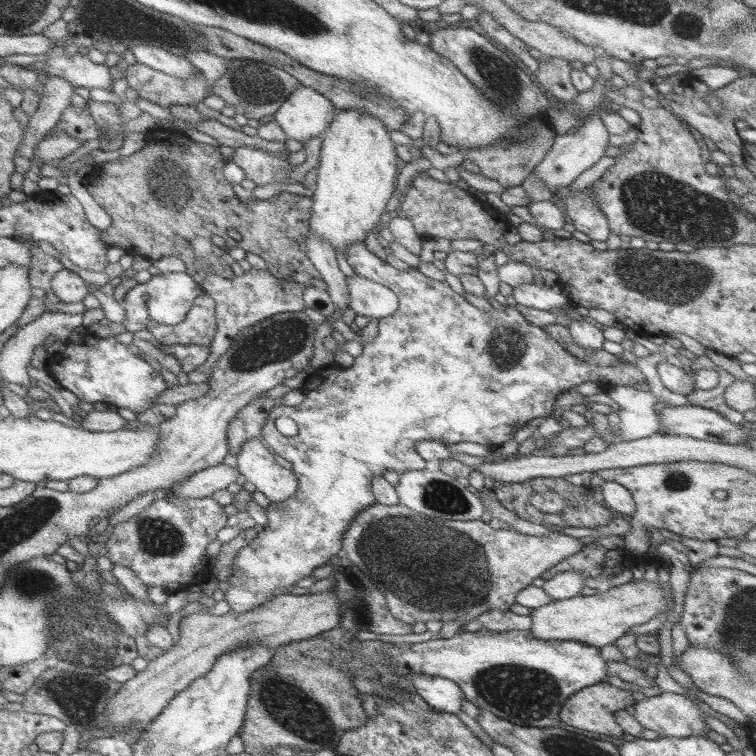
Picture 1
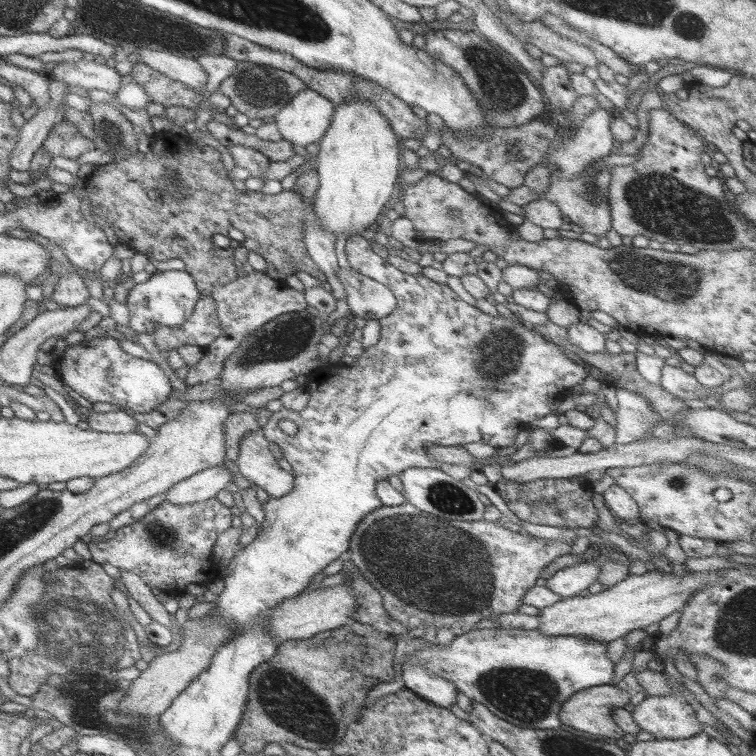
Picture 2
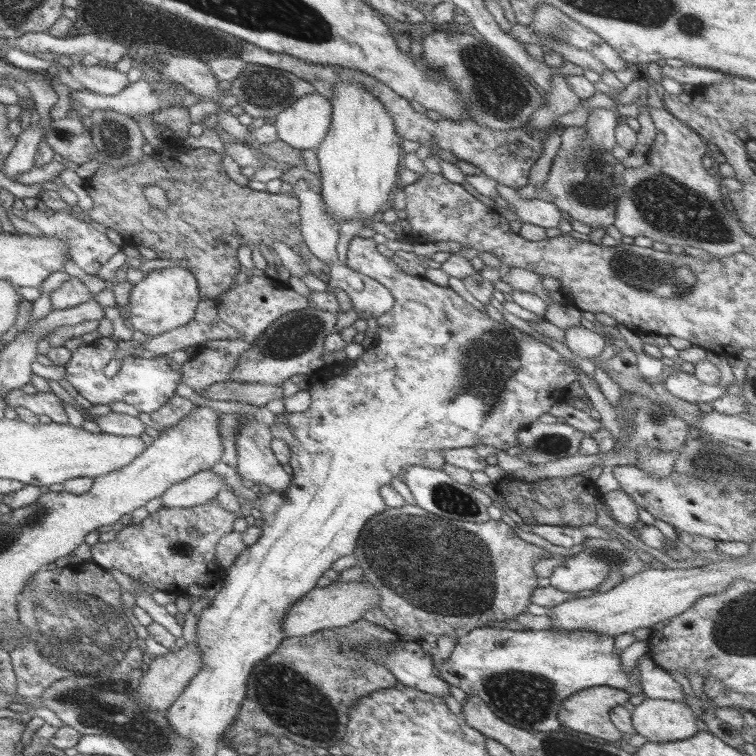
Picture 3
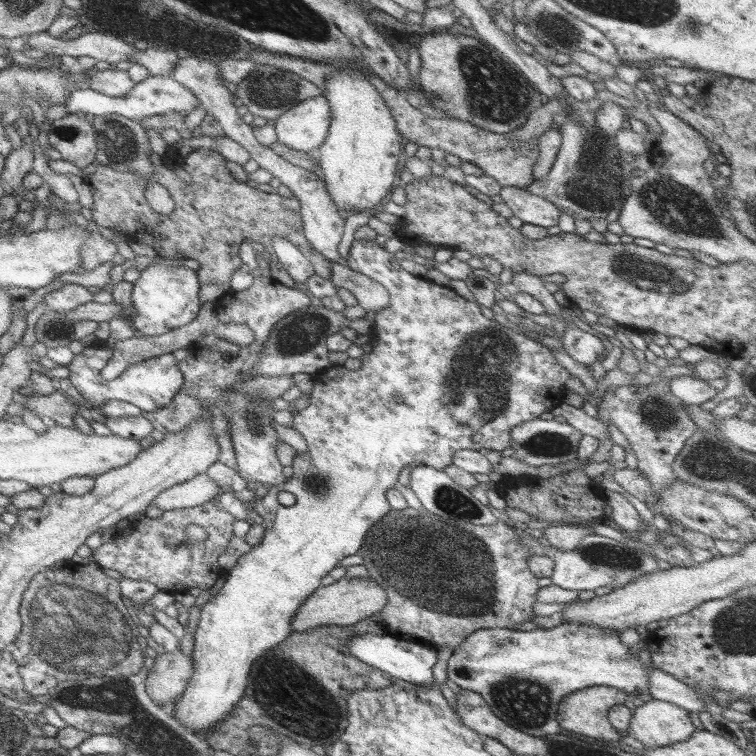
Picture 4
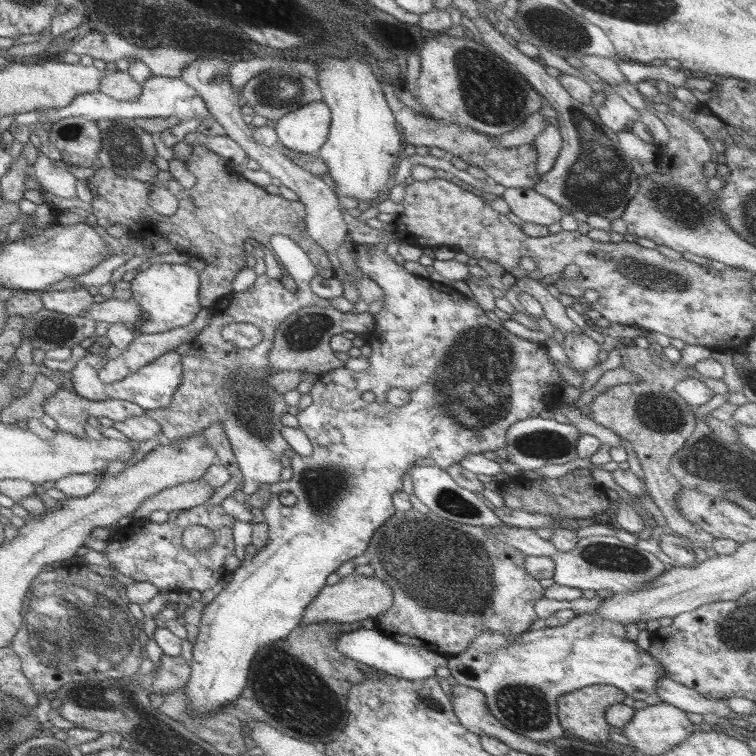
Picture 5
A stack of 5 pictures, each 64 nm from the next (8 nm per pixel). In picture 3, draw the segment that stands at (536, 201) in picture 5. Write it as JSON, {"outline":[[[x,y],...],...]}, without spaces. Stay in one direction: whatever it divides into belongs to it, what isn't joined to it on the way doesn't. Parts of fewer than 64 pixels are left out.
{"outline":[[[496,185],[499,198],[507,202],[517,221],[539,226],[543,229],[556,228],[563,213],[554,205],[539,199],[524,199],[515,189]]]}

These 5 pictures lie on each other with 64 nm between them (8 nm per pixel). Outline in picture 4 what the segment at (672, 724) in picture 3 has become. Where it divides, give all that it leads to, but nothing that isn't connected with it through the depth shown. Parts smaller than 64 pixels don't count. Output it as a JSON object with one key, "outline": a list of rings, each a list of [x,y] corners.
{"outline":[[[652,699],[632,710],[626,732],[645,749],[687,740],[695,730],[687,711]]]}

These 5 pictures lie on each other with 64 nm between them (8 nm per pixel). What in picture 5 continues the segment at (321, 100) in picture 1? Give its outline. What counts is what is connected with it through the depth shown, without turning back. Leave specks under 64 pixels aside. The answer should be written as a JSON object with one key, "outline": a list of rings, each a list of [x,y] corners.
{"outline":[[[323,101],[310,102],[279,117],[275,127],[278,146],[313,155],[325,142],[330,112]]]}

